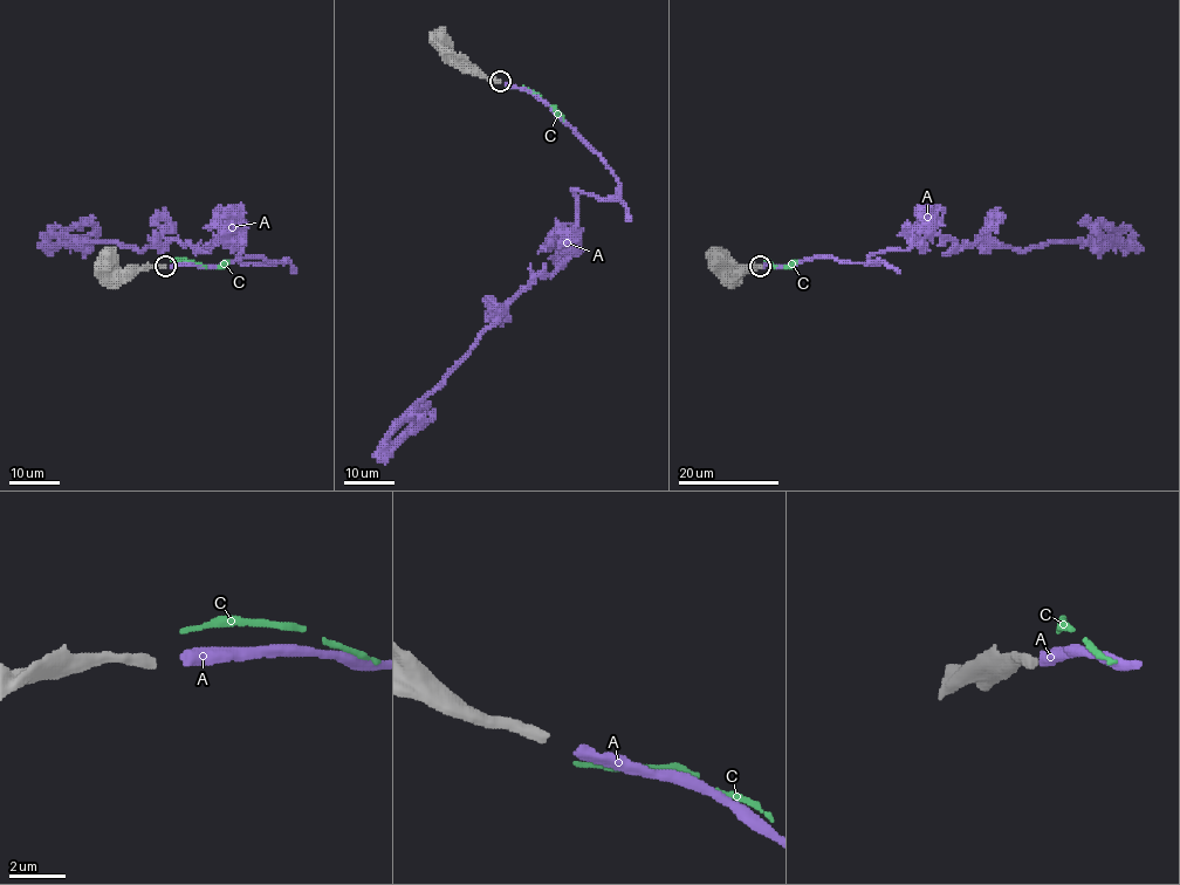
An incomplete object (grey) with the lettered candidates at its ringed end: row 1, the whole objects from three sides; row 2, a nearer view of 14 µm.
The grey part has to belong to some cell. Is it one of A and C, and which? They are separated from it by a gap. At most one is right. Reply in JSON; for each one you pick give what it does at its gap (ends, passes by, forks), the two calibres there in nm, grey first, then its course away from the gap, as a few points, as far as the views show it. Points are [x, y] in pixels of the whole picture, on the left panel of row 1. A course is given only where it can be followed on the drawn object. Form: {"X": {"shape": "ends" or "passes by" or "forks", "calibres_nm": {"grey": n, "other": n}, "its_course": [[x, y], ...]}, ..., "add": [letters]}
{"A": {"shape": "ends", "calibres_nm": {"grey": 400, "other": 440}, "its_course": [[170, 267], [282, 263], [242, 262], [241, 232], [200, 249], [178, 240], [48, 248], [100, 227]]}, "add": ["A"]}

